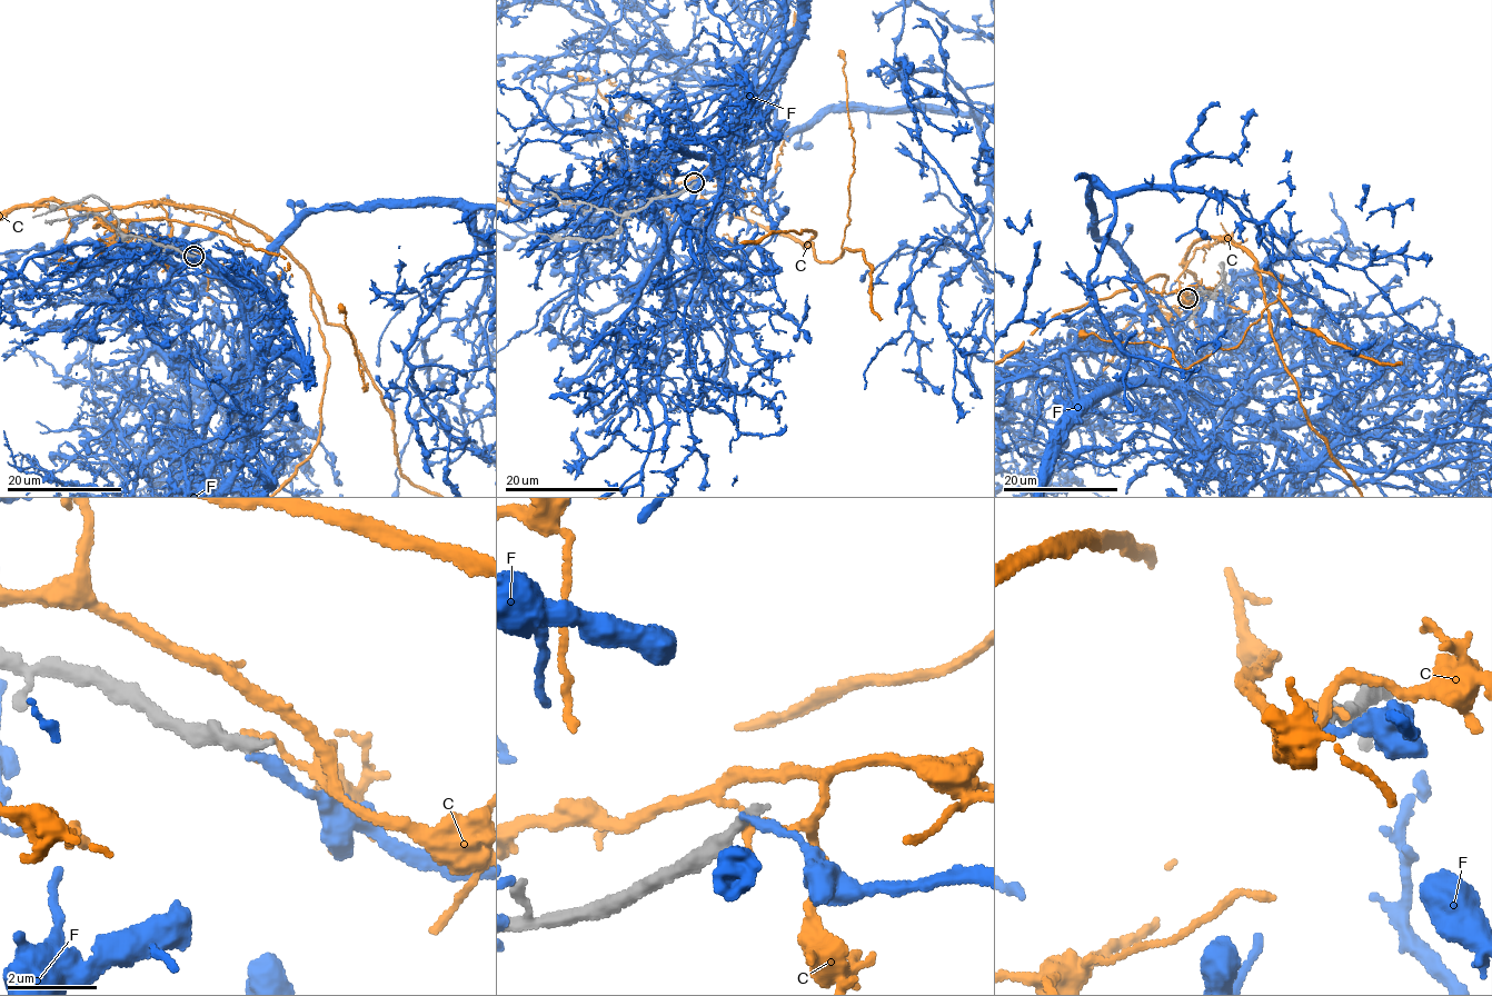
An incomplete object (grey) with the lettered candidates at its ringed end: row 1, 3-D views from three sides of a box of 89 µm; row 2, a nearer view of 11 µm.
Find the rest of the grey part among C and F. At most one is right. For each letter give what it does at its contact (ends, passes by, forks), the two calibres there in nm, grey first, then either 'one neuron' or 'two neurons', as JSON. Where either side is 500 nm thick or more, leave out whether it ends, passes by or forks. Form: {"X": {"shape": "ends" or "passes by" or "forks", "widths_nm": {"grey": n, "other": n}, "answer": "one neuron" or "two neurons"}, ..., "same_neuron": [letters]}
{"C": {"shape": "ends", "widths_nm": {"grey": 360, "other": 190}, "answer": "two neurons"}, "F": {"shape": "ends", "widths_nm": {"grey": 320, "other": 240}, "answer": "two neurons"}, "same_neuron": []}

